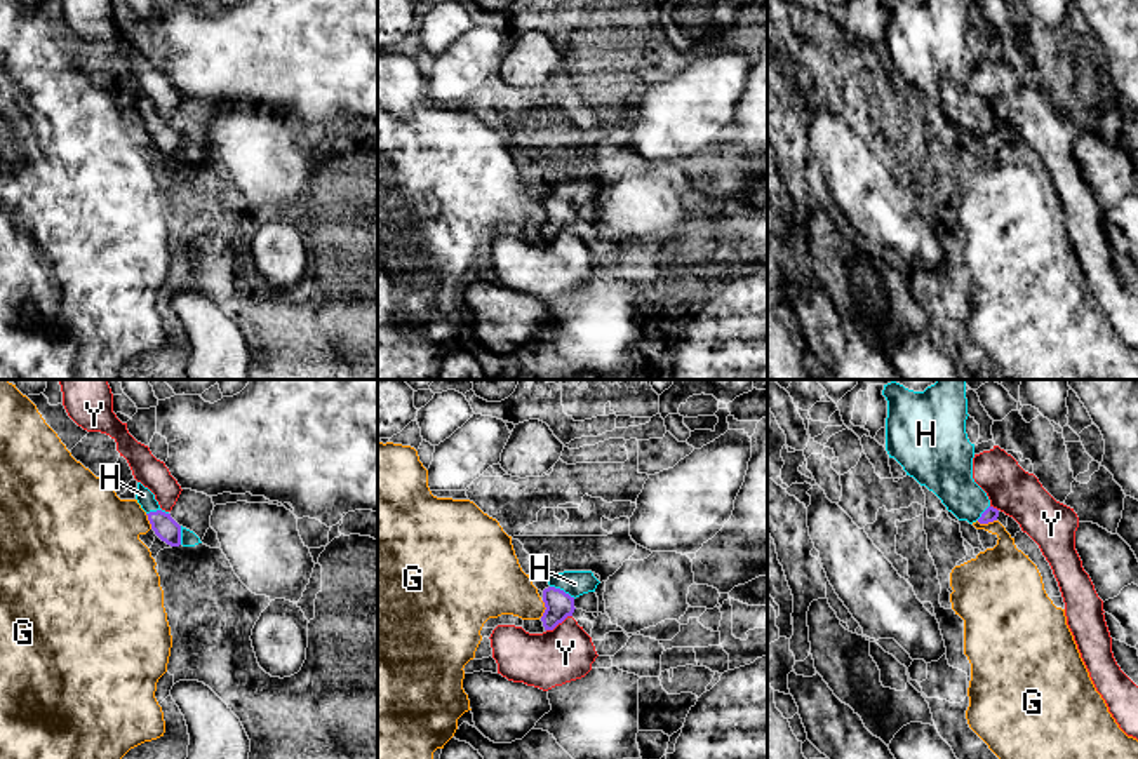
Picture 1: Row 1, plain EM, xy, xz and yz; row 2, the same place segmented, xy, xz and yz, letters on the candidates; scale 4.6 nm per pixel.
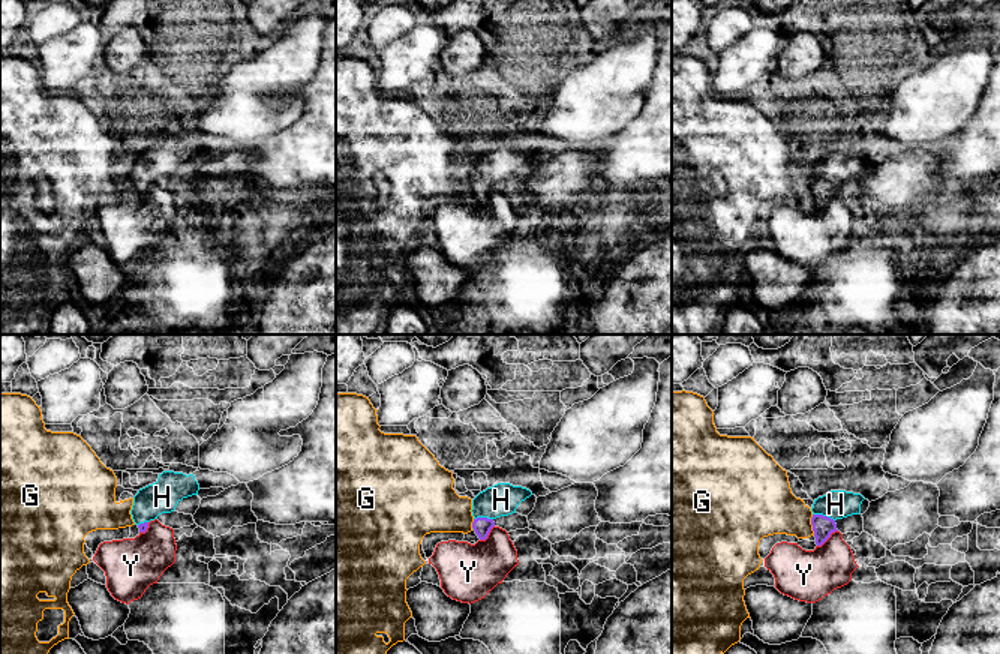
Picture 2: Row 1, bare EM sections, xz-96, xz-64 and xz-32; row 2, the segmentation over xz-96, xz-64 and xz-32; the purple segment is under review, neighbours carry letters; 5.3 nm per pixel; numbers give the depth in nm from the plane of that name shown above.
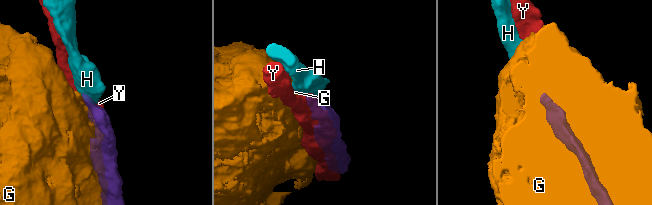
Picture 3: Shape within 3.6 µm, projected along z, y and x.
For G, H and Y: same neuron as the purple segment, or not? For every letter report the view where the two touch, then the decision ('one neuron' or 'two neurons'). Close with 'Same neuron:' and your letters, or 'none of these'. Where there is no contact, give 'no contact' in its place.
G: meets purple in yz; two neurons
H: meets purple in xz; one neuron
Y: meets purple in xz; two neurons
Same neuron: H

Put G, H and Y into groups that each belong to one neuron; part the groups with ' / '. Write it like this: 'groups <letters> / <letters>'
groups G / H / Y

